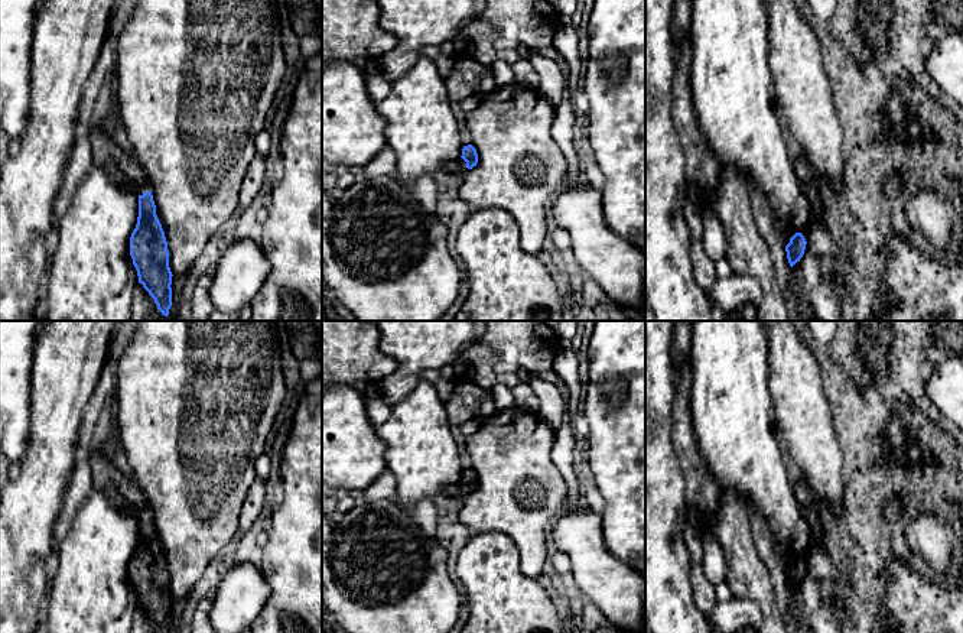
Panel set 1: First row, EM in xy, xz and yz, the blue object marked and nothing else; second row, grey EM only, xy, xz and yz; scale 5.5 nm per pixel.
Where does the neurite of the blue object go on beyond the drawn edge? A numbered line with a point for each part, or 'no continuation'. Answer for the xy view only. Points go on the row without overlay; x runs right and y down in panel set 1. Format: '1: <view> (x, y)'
1: xy (106, 476)

